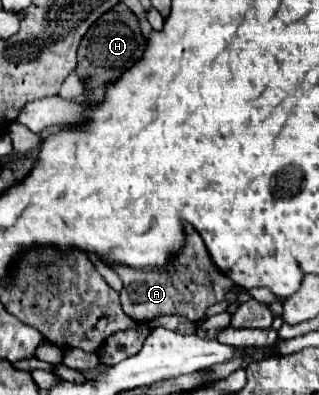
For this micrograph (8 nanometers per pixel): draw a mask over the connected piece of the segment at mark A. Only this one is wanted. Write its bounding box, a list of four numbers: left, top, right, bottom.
[115,225,251,321]

